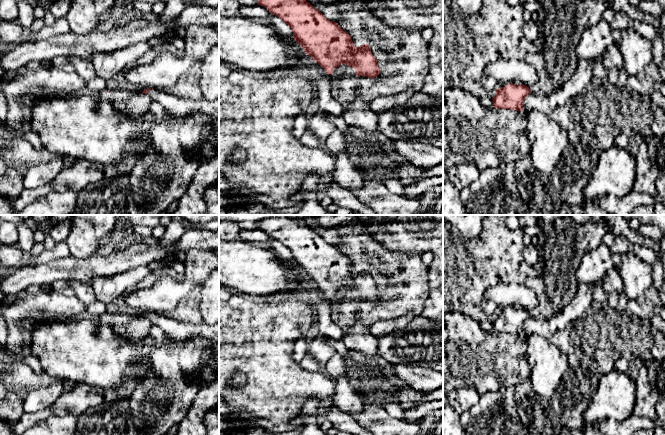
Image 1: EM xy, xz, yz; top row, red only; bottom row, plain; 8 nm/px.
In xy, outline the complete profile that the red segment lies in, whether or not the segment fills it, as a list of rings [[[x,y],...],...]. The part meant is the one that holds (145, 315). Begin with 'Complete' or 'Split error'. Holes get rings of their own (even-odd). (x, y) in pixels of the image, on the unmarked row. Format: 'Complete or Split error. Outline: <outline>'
Split error. Outline: [[[153,312],[145,313],[142,318],[149,319],[152,325],[165,332],[168,339],[176,342],[185,342],[192,337],[205,337],[210,341],[219,342],[219,321],[215,324],[205,322],[200,324],[184,323]]]

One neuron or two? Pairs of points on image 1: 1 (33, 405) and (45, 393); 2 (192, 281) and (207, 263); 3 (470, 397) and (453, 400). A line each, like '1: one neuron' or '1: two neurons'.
1: one neuron
2: one neuron
3: one neuron

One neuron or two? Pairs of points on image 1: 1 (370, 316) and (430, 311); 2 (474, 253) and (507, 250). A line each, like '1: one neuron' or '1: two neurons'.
1: two neurons
2: one neuron

